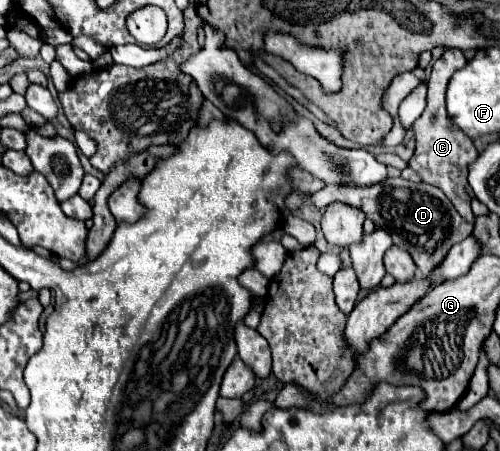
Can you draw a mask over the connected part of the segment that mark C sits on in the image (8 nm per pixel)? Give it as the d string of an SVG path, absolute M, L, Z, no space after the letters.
M445 48L443 56L433 64L429 80L427 80L427 106L423 110L423 114L413 122L411 132L415 136L415 154L411 160L425 160L423 166L415 166L413 162L409 162L409 166L421 176L421 180L425 184L433 184L437 188L441 188L445 192L445 196L451 200L451 204L459 210L459 214L473 224L475 216L471 212L471 198L473 198L471 188L467 180L467 168L471 162L475 162L479 158L477 148L473 146L471 140L465 140L465 134L457 132L447 116L445 110L445 90L447 90L447 82L449 78L467 64L467 58L463 56L463 52L459 48Z

